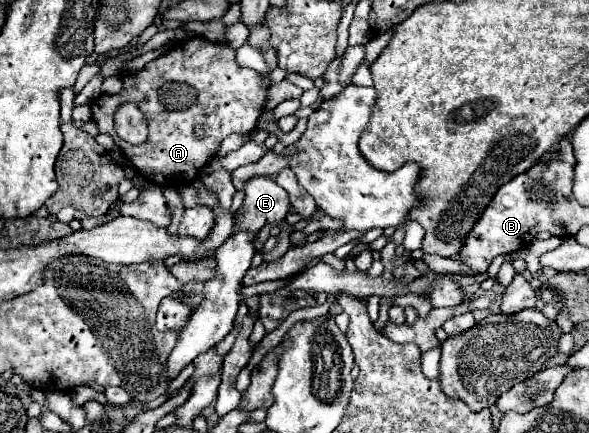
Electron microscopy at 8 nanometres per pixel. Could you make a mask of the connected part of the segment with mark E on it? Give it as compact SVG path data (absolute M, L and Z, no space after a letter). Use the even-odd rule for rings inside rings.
M255 176L245 184L245 200L243 200L243 206L239 210L239 212L243 212L243 216L237 218L233 228L235 230L249 230L251 238L255 238L259 228L285 220L289 206L291 204L289 204L289 198L287 198L287 190L283 190L271 176Z

